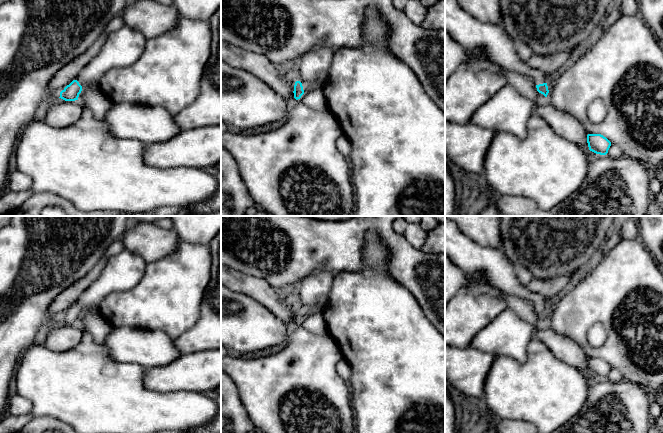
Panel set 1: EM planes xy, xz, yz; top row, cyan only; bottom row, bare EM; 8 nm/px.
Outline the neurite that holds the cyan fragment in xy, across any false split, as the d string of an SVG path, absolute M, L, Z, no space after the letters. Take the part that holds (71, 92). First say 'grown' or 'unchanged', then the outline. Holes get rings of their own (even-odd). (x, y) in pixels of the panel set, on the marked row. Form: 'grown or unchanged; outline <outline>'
grown; outline M127 25L109 33L100 52L79 72L77 79L60 92L59 98L78 100L82 89L98 83L106 72L132 65L142 55L146 40L141 32Z

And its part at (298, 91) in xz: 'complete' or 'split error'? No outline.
split error

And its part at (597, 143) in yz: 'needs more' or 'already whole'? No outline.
already whole

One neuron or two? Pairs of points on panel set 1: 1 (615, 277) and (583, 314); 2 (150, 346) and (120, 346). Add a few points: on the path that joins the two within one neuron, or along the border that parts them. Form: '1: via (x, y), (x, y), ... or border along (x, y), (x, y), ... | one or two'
1: via (611, 286), (592, 305) | one
2: via (143, 346), (127, 346) | one

